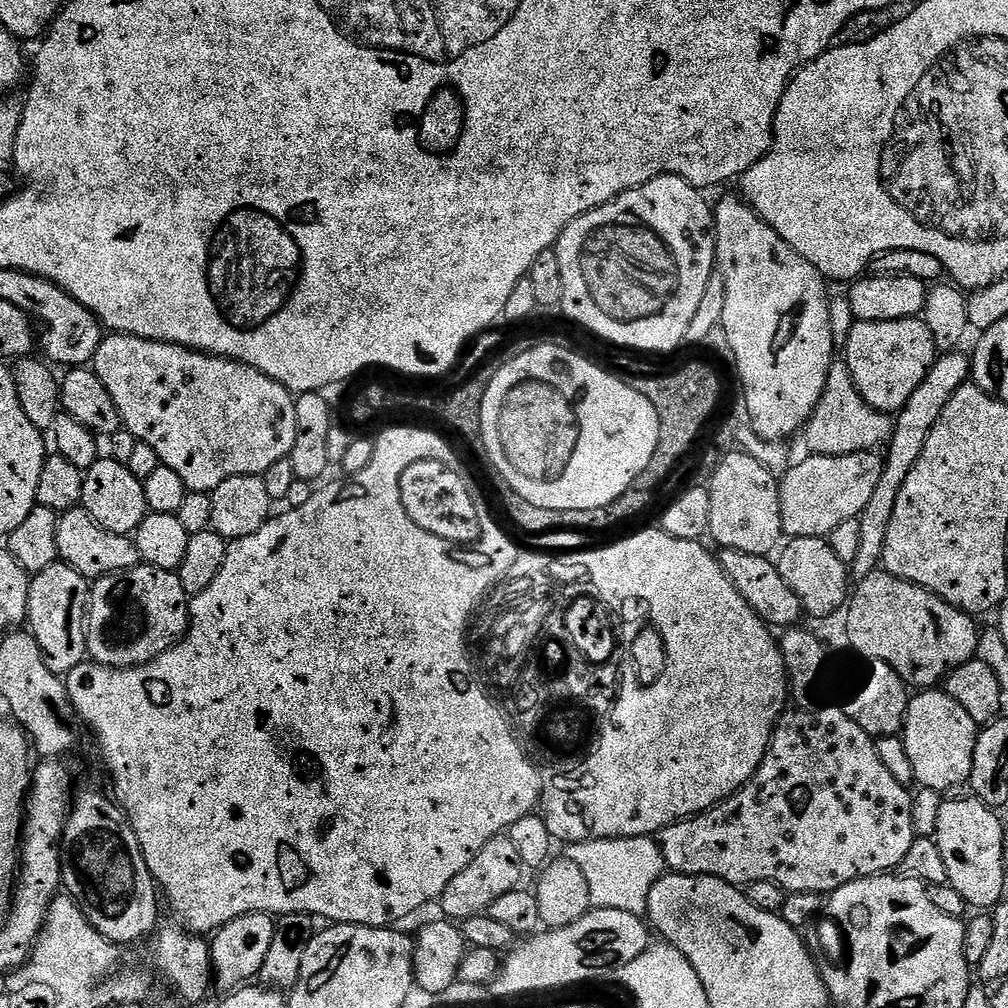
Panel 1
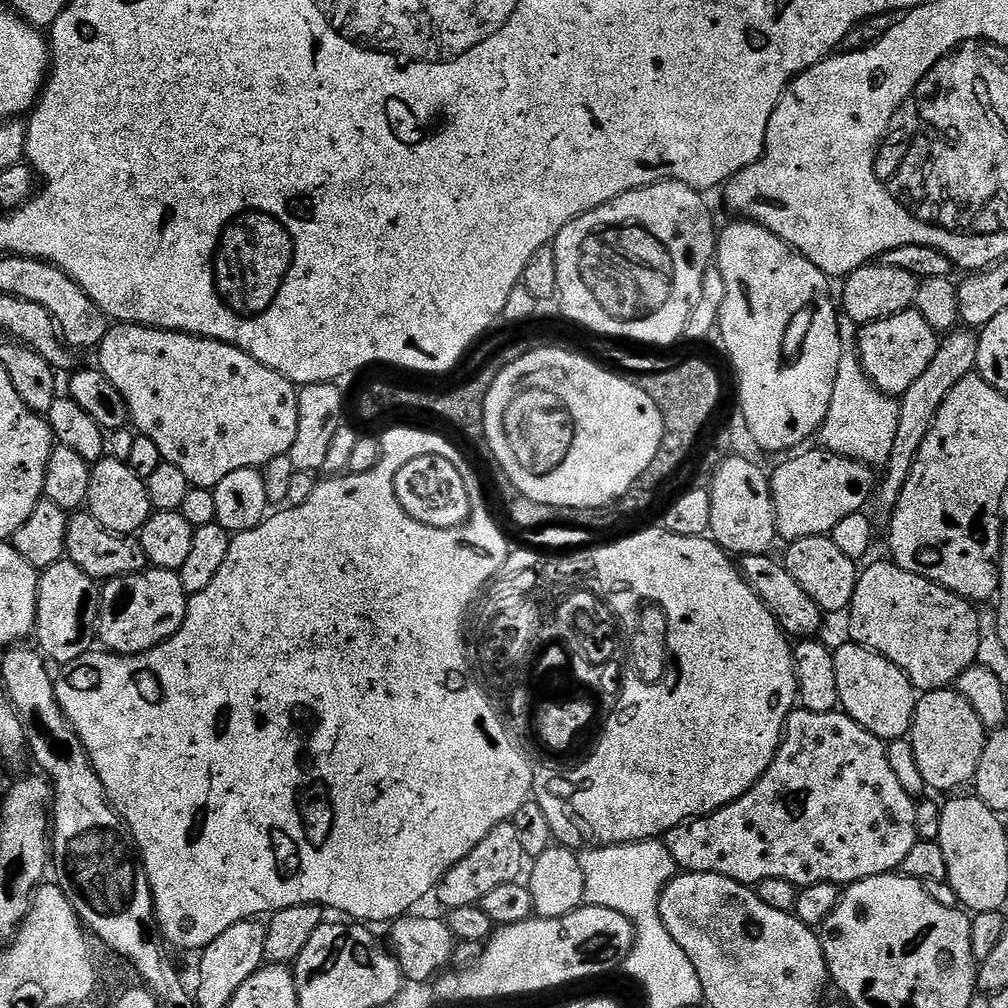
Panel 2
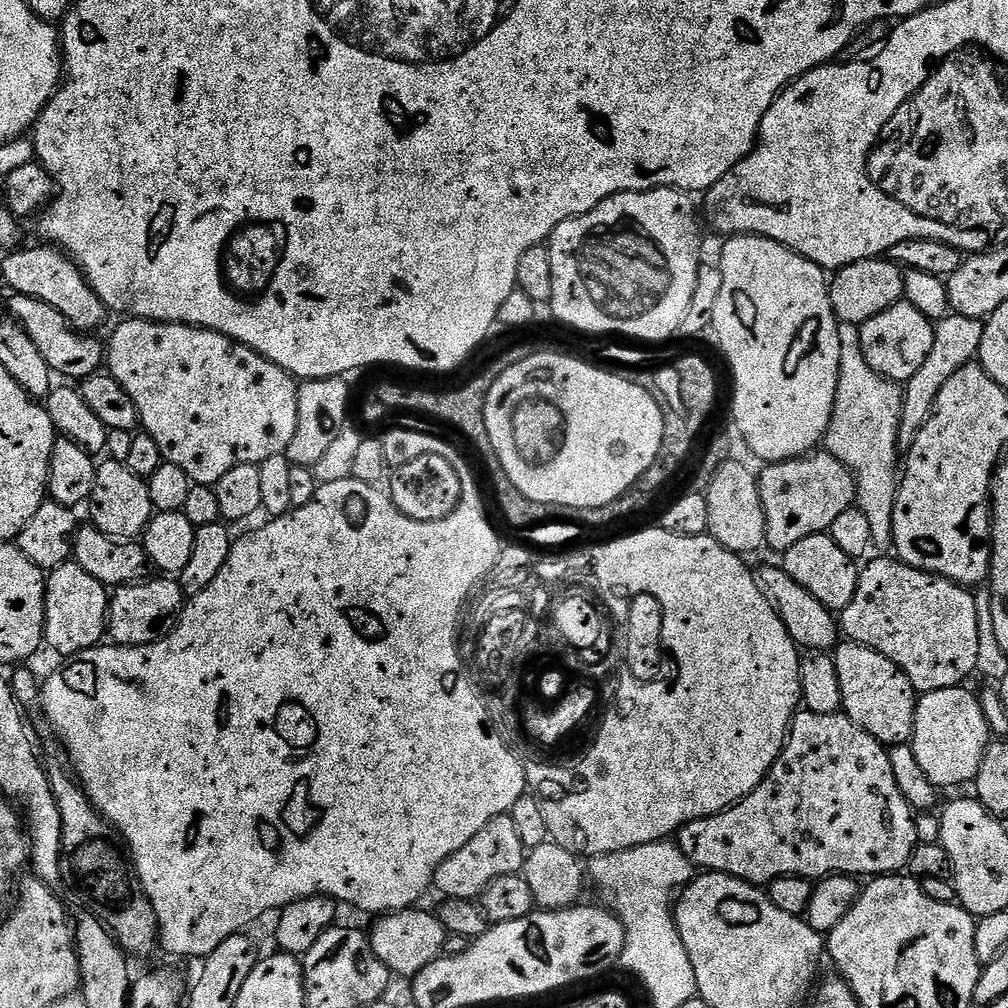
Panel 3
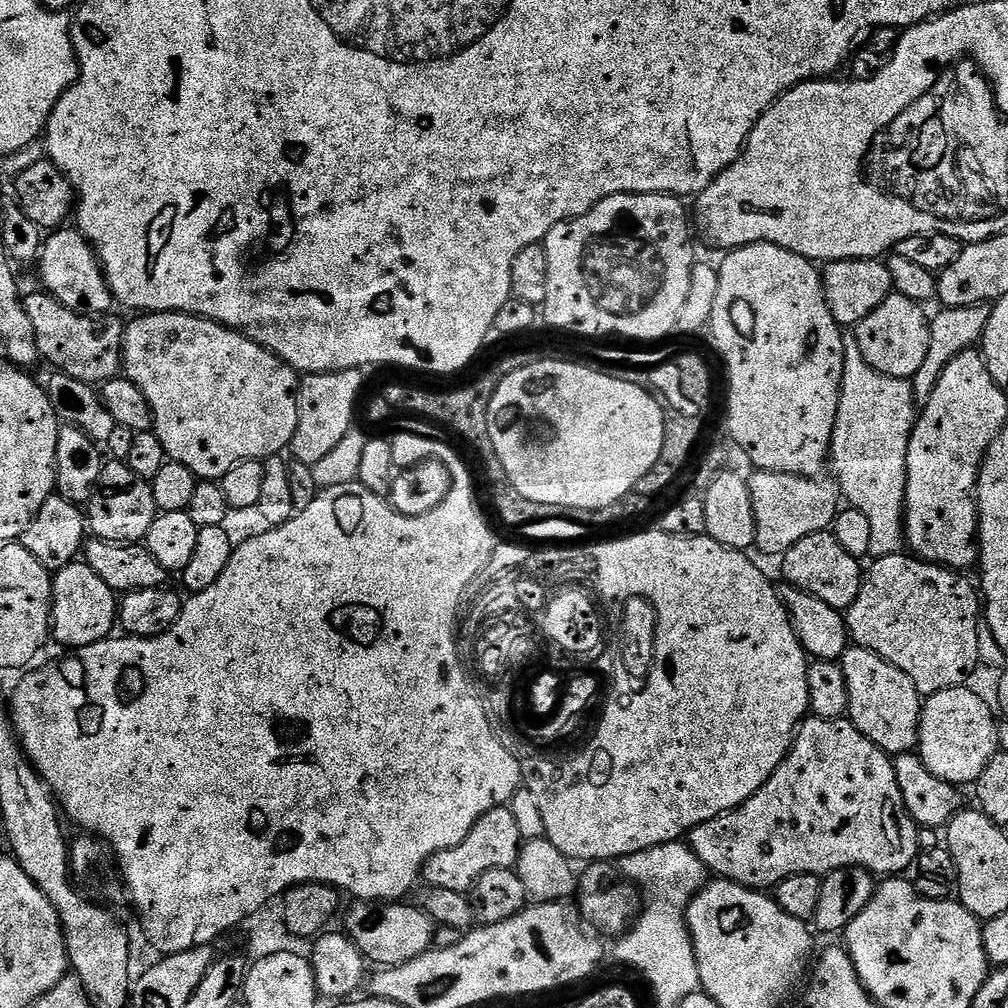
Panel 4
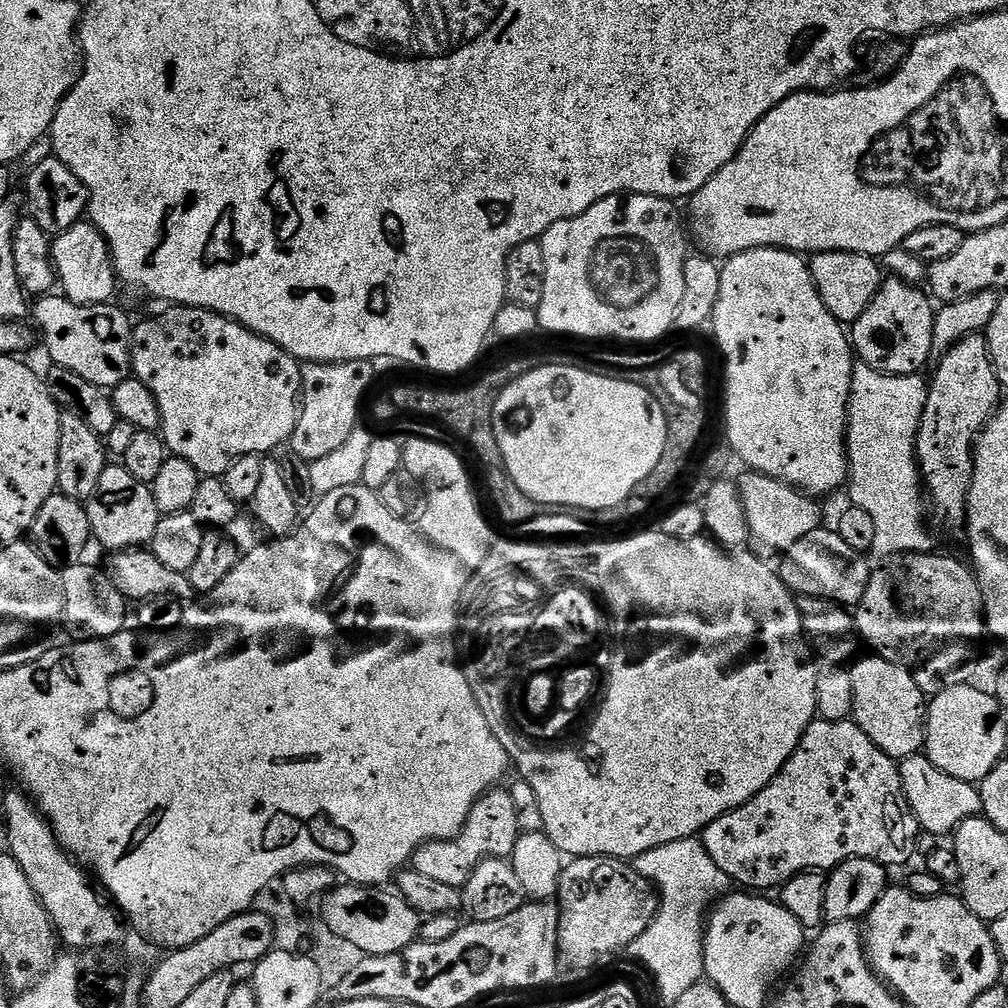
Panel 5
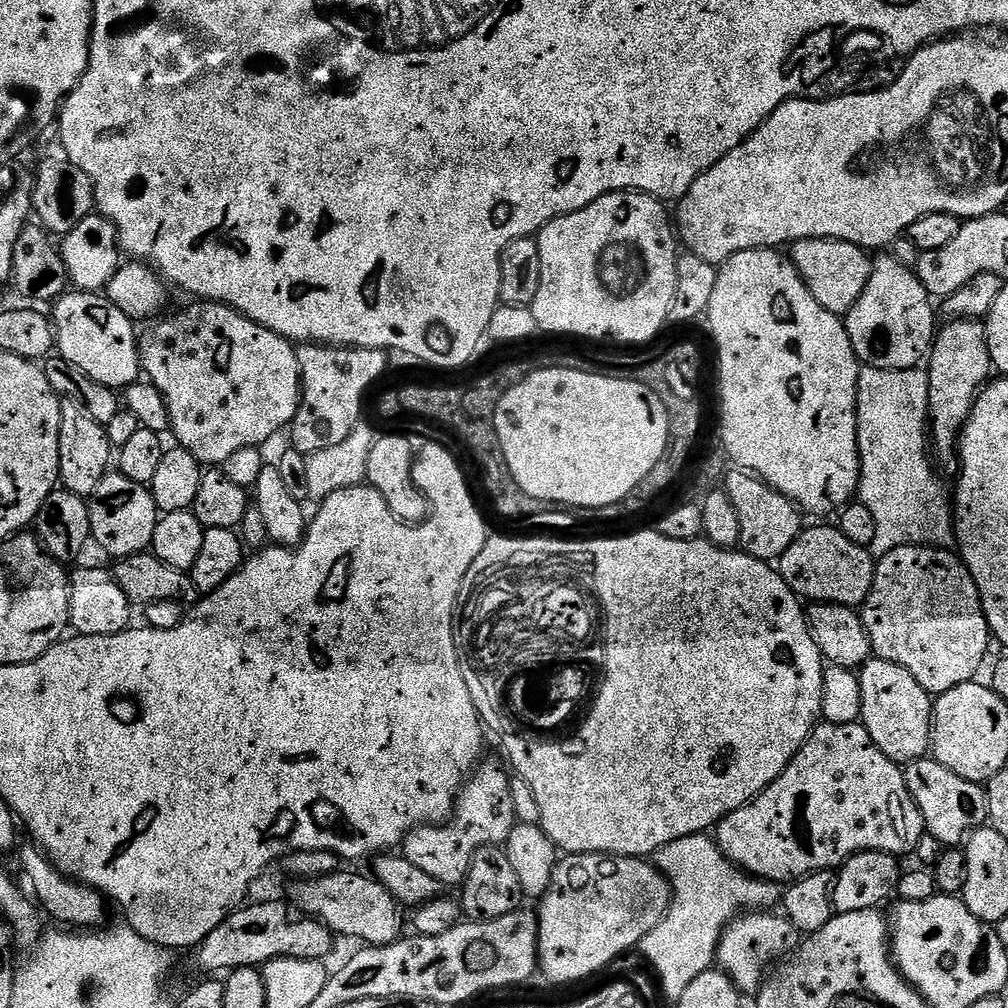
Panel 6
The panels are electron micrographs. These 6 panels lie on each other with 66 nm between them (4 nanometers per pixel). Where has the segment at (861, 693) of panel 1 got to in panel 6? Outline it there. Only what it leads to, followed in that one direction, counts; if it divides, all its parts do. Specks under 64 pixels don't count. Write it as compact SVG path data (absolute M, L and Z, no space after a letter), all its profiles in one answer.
M869 658L858 675L862 686L859 723L863 724L870 738L874 738L874 746L901 766L925 759L932 746L934 700L922 686L918 686L918 678L914 678L910 670L879 658Z

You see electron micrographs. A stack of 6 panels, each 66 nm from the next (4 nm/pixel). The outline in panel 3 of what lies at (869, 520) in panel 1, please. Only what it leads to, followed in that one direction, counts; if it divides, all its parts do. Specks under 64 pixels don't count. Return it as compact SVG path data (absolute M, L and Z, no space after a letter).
M948 314L945 318L935 321L934 346L930 346L930 354L926 362L922 362L922 370L914 374L904 385L904 402L900 419L900 447L906 450L914 442L914 438L926 426L930 414L934 410L934 402L938 398L938 390L954 378L954 374L979 357L982 346L982 334L985 321L975 320L966 316Z

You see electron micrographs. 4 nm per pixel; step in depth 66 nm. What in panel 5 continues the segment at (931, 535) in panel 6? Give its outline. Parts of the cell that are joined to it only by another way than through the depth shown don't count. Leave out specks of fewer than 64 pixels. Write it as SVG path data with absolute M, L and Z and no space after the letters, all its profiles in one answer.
M856 362L848 403L848 483L853 505L871 515L875 525L871 555L887 562L906 552L932 552L936 540L924 525L926 493L916 460L916 439L926 410L929 381L923 375L882 374Z

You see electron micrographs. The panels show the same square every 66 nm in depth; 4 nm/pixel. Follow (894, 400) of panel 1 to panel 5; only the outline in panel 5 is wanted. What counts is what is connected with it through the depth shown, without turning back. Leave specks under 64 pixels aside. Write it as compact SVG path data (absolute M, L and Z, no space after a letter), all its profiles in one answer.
M888 278L881 283L878 294L862 310L862 314L850 325L850 343L853 353L858 357L859 363L870 366L874 370L882 370L882 374L898 374L899 376L915 376L923 373L928 360L933 359L932 343L934 342L934 304L931 299L914 284L906 281Z

